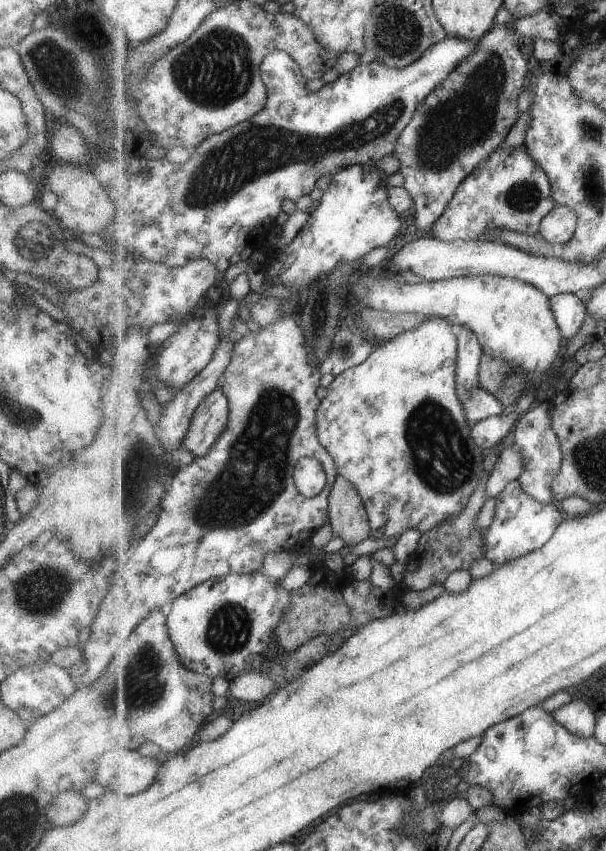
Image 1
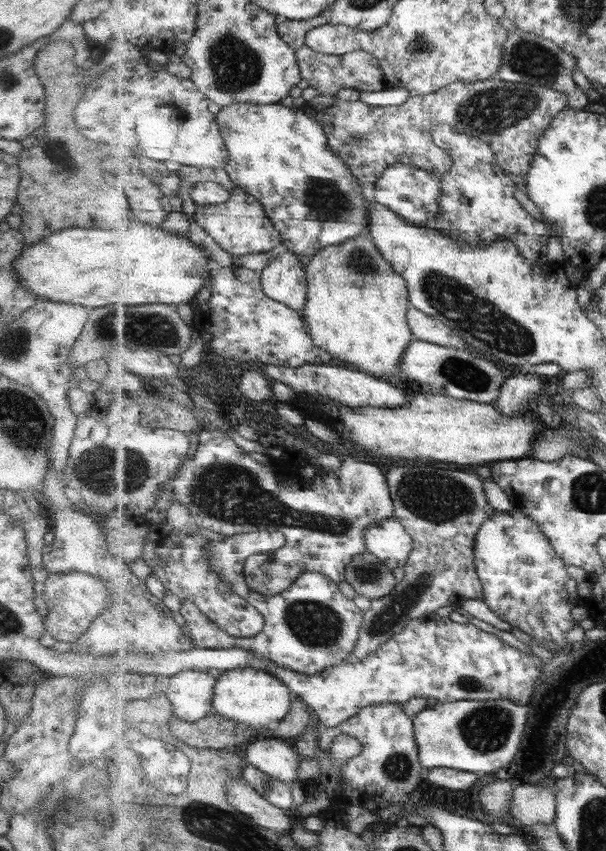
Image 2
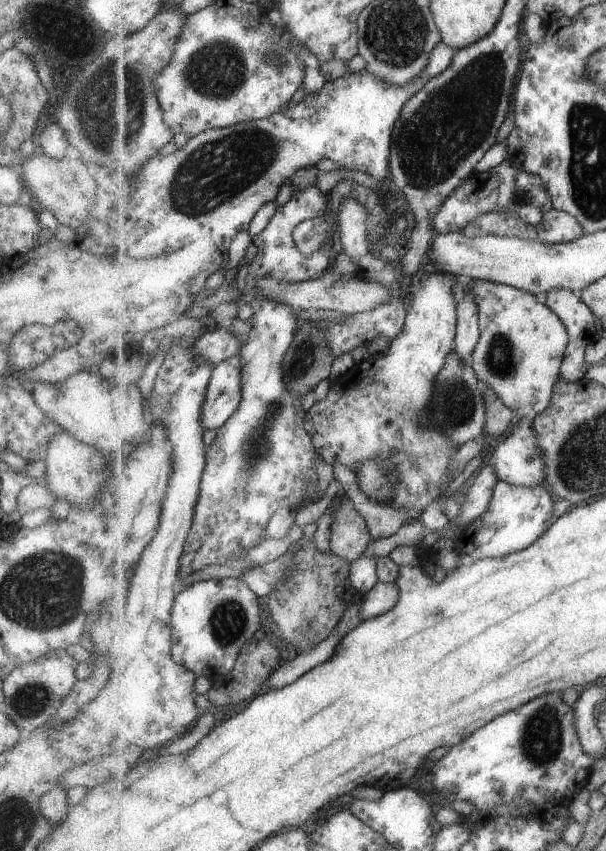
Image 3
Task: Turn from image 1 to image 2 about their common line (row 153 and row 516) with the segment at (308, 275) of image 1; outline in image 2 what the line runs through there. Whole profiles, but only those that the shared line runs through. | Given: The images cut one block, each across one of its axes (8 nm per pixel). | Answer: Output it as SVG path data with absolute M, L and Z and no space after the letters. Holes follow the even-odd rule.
M396 517L371 524L365 530L366 545L390 569L405 568L414 548L414 539Z

